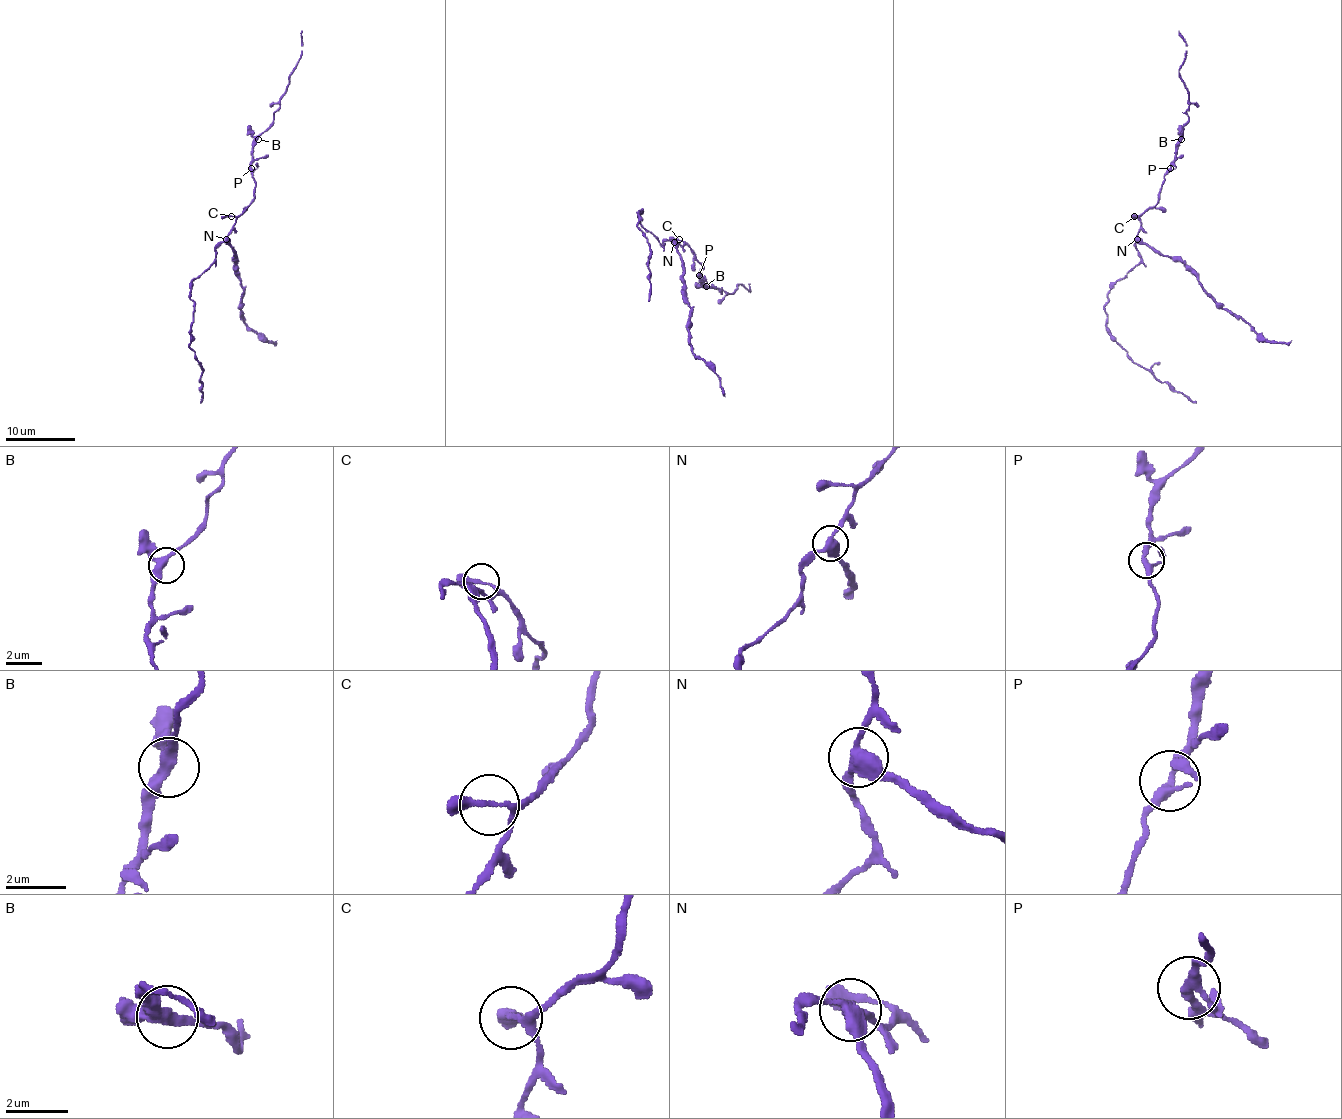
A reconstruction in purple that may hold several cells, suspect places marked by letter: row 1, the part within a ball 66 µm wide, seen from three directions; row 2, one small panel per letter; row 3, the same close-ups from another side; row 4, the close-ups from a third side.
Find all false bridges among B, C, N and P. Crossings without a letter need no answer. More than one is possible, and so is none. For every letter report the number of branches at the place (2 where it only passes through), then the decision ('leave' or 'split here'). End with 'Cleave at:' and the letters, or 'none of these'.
B: 3 | leave
C: 3 | leave
N: 3 | split here
P: 3 | leave
Cleave at: N

